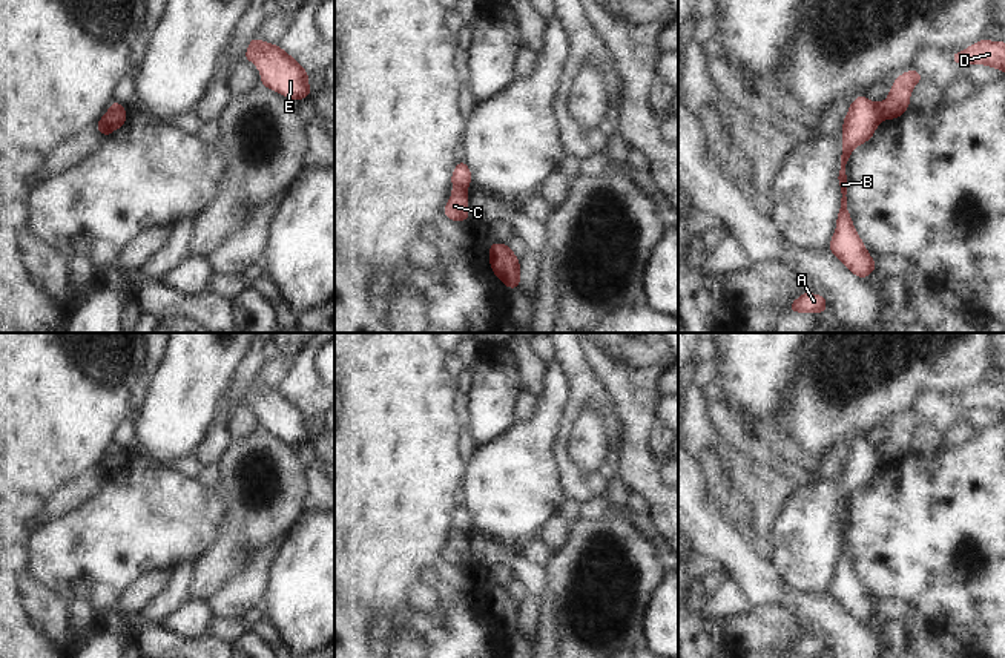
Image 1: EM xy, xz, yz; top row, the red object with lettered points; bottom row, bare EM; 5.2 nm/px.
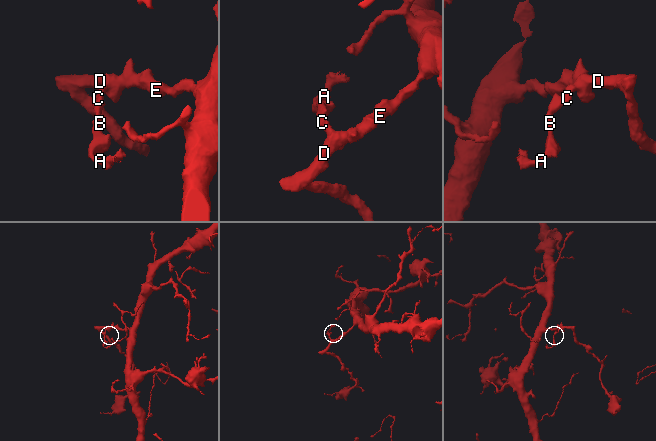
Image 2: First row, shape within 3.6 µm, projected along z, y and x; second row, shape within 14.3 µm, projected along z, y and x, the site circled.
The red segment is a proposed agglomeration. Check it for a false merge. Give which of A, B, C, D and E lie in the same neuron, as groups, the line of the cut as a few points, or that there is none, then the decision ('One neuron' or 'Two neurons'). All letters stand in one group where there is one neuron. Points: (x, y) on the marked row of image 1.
Groups: A B / C D E. Split along yz (873, 103), (883, 118). Two neurons.

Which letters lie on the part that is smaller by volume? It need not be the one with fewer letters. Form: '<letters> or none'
A, B

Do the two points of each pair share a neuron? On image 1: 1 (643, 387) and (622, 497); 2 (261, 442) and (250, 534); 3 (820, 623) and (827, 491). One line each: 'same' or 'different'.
1: different
2: same
3: different

